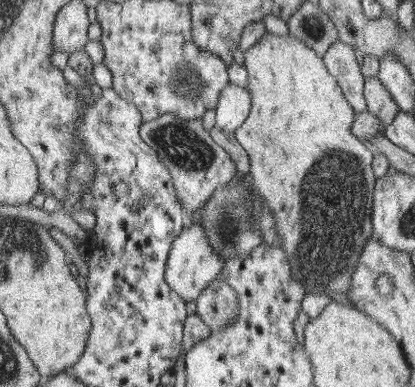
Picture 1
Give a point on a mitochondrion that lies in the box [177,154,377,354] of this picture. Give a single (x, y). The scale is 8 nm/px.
(228, 227)

